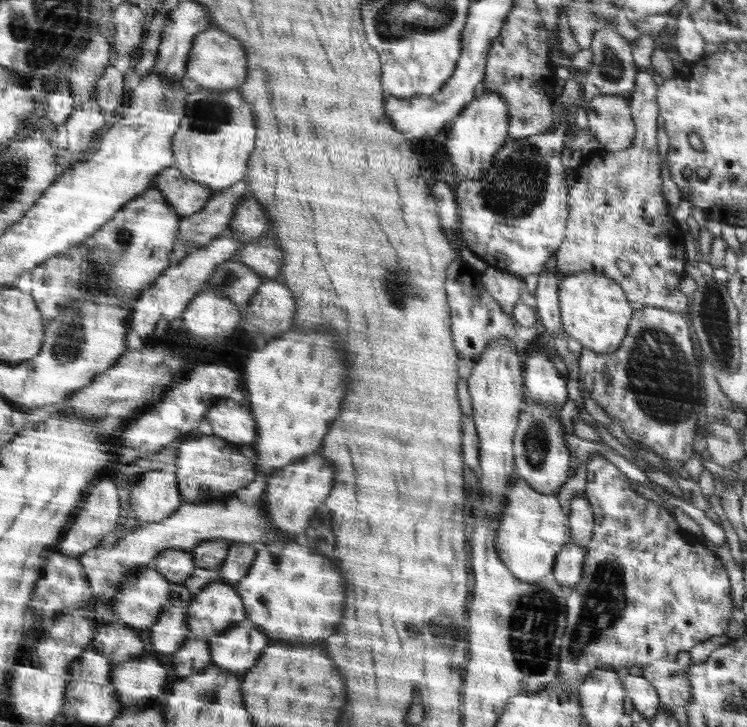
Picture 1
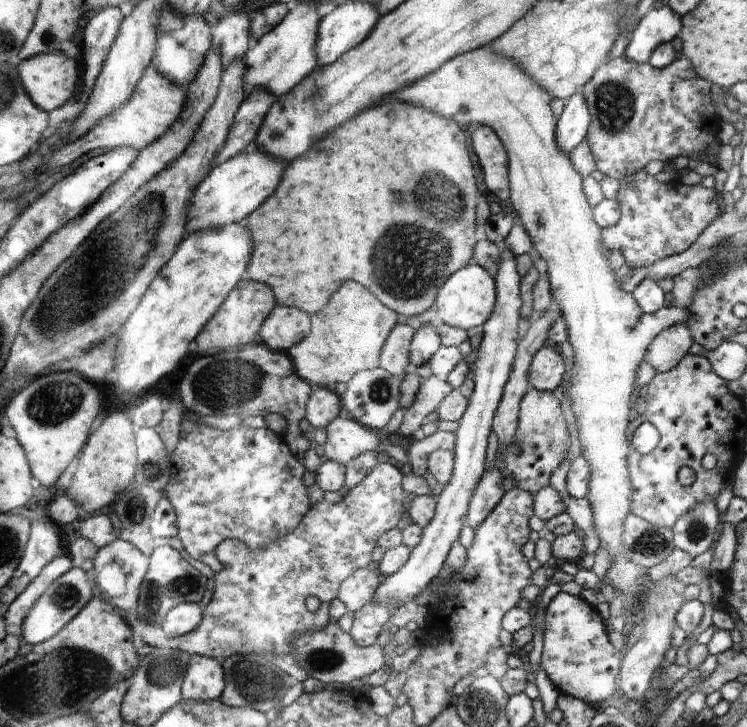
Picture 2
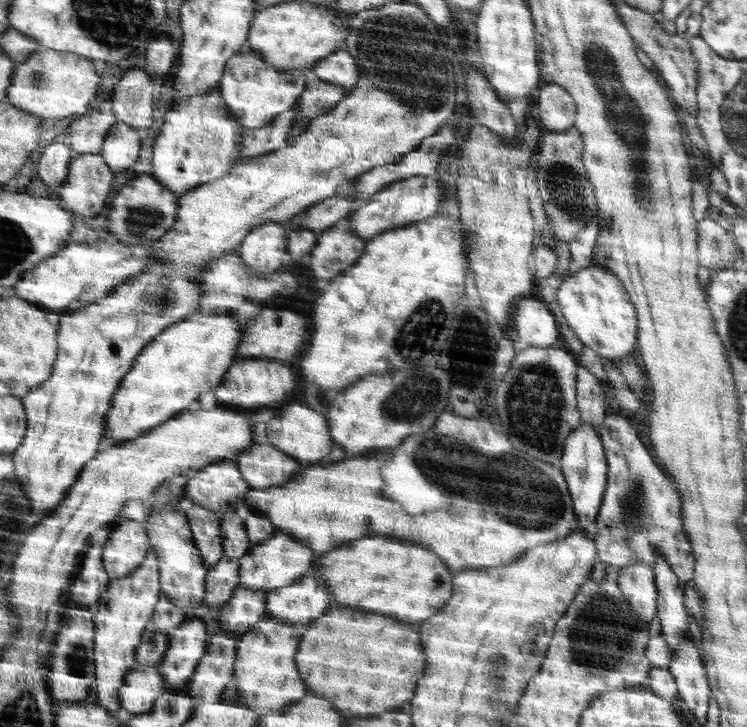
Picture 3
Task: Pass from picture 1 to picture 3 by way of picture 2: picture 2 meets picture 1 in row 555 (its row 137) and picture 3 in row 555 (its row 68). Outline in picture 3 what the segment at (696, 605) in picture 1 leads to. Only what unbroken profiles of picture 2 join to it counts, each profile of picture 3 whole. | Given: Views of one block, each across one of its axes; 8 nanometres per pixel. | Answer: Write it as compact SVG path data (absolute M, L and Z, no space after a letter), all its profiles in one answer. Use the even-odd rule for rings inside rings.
M607 413L596 431L605 447L609 467L609 484L605 488L592 536L597 545L596 562L604 562L610 568L608 574L616 575L623 566L638 563L654 569L655 560L661 554L678 577L682 590L695 576L696 558L686 526L683 526L681 494L672 480L656 466L654 458L648 454L626 418Z

